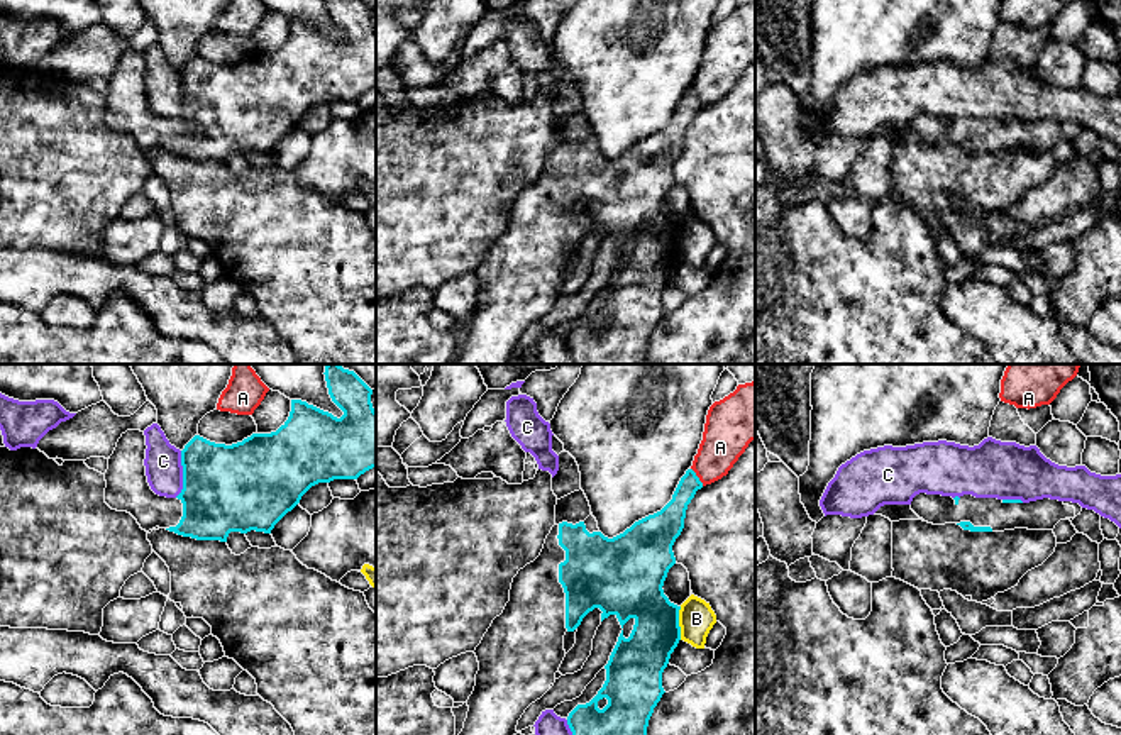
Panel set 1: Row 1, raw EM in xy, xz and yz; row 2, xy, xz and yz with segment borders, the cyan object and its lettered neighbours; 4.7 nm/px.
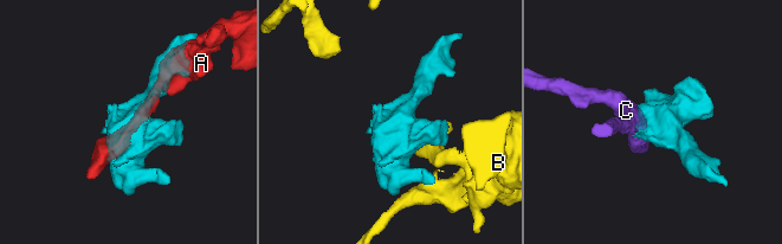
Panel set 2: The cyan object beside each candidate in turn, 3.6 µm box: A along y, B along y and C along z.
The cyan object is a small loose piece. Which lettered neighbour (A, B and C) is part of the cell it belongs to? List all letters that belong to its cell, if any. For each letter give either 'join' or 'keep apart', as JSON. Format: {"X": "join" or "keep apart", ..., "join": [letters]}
{"A": "keep apart", "B": "keep apart", "C": "keep apart", "join": []}

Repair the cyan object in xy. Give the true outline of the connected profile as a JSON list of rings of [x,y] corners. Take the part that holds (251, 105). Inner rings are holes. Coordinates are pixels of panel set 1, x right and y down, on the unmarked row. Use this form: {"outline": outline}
{"outline": [[[325,0],[332,22],[344,32],[340,39],[301,20],[291,20],[288,41],[271,54],[252,54],[242,63],[225,66],[195,56],[181,71],[183,110],[176,119],[156,115],[146,97],[146,56],[127,51],[117,63],[105,93],[105,124],[117,132],[130,134],[142,151],[166,149],[196,161],[227,163],[230,152],[251,151],[271,154],[274,146],[291,132],[301,117],[318,103],[334,100],[357,100],[376,88],[376,30],[371,24],[373,10],[362,0]]]}

